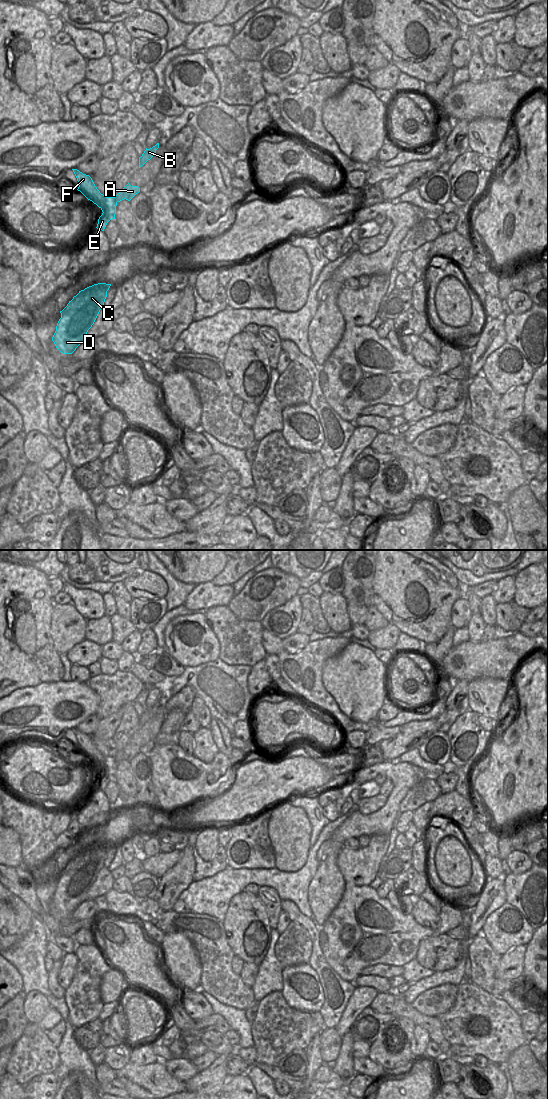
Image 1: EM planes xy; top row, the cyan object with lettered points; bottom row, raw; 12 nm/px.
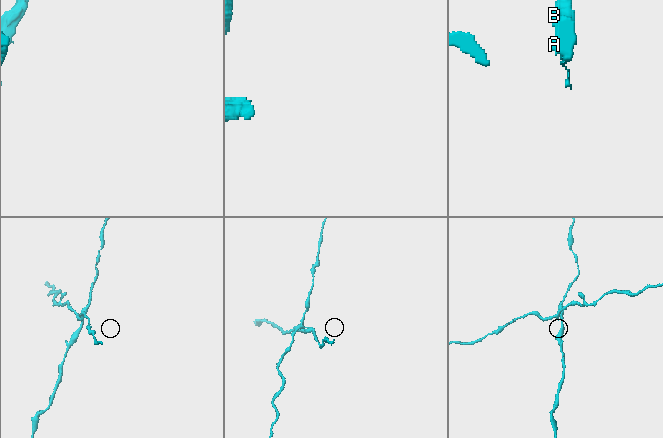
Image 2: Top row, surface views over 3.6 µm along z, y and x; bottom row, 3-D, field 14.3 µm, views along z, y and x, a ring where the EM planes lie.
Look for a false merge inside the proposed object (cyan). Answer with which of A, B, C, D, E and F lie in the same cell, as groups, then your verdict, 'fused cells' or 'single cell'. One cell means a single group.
A B C D / E F; fused cells

